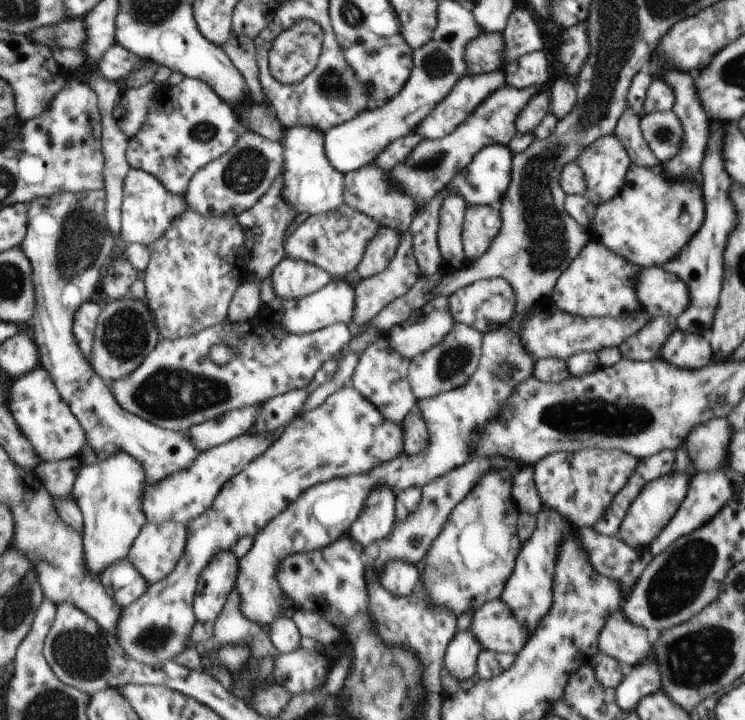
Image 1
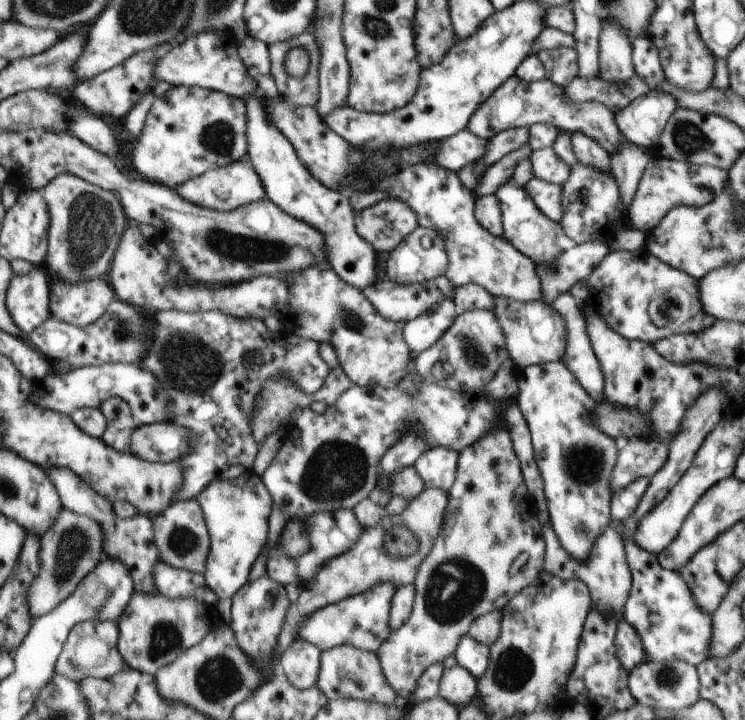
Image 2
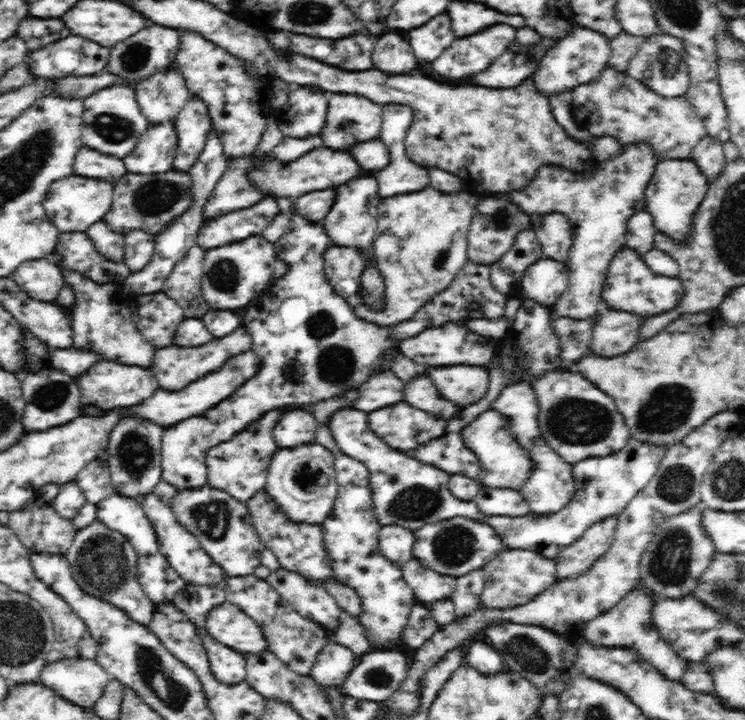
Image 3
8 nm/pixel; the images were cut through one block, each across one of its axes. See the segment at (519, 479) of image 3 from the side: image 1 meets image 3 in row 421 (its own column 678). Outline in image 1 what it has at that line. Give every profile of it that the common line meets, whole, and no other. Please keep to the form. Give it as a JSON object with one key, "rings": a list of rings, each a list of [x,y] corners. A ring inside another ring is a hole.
{"rings":[[[672,472],[671,475],[661,476],[648,483],[631,502],[623,521],[620,523],[618,537],[624,544],[635,549],[648,547],[676,515],[677,508],[680,507],[687,495],[689,482],[690,478],[687,472]]]}

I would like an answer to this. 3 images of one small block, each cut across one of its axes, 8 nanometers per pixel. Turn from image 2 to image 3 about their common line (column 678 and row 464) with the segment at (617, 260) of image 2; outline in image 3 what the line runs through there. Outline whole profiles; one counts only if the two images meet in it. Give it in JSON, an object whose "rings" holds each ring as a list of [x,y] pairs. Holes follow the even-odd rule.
{"rings":[[[305,443],[298,447],[280,447],[269,462],[266,493],[277,502],[278,508],[290,521],[315,524],[331,513],[339,488],[334,476],[334,456],[319,443]]]}

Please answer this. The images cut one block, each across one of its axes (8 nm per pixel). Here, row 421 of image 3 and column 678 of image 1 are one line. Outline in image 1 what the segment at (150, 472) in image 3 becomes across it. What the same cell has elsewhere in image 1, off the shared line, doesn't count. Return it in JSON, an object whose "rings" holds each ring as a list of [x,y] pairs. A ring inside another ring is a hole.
{"rings":[[[672,111],[644,114],[639,118],[639,126],[657,161],[663,163],[677,155],[683,129]]]}

